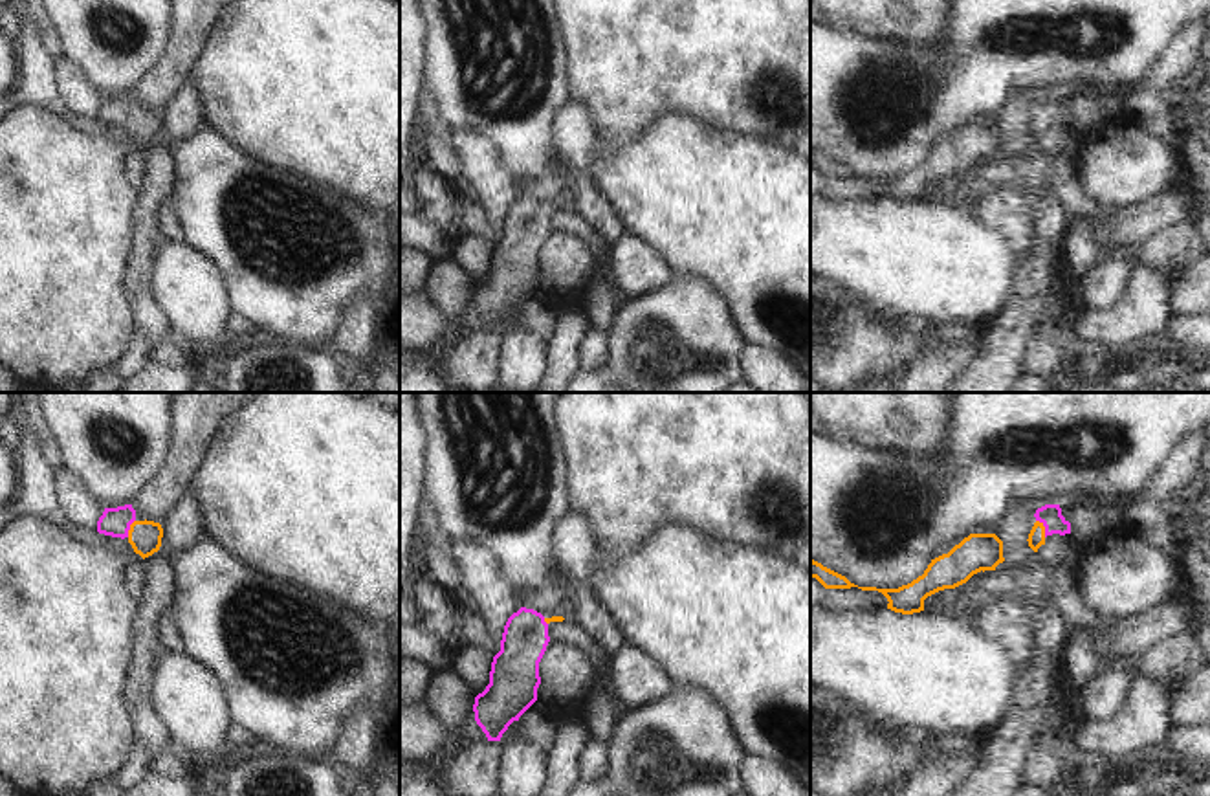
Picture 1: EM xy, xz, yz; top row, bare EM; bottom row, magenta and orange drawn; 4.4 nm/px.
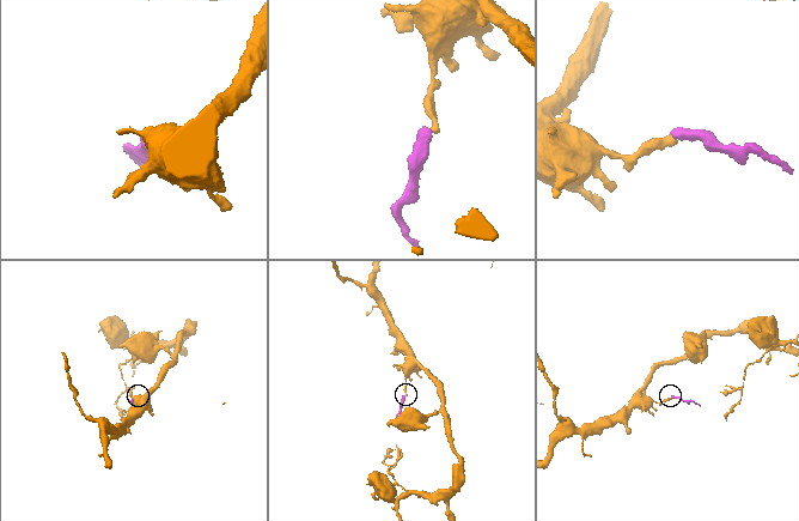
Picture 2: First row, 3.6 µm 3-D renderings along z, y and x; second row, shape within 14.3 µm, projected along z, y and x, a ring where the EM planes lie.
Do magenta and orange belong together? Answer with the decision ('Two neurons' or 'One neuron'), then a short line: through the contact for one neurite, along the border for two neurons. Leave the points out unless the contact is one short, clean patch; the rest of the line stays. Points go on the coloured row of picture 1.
One neuron. Line: yz (1051, 516), (1045, 529), (1036, 538).

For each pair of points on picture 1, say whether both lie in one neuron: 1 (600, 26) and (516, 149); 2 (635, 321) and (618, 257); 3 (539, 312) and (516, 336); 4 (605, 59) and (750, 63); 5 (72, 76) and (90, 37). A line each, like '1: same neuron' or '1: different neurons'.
1: different neurons
2: different neurons
3: different neurons
4: same neuron
5: different neurons

